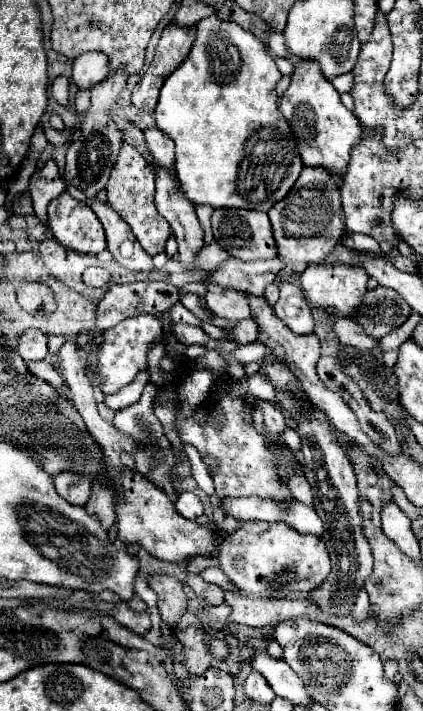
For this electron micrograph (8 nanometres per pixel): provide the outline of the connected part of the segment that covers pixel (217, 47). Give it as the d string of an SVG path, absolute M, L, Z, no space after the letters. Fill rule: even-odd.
M216 14L206 16L206 18L202 18L196 24L194 46L192 46L188 58L166 78L166 82L164 82L162 90L160 90L160 98L158 98L156 110L154 110L156 128L164 136L172 138L174 144L176 144L176 176L178 176L178 182L182 186L182 192L186 194L186 198L190 202L194 202L194 204L210 204L212 208L248 208L248 210L268 212L294 186L296 178L302 172L302 164L300 164L300 154L296 152L296 140L292 140L292 130L288 128L288 122L284 120L284 116L280 116L280 110L278 110L278 96L276 96L274 88L276 88L276 84L278 84L280 78L282 78L282 74L276 68L274 56L268 52L266 44L262 44L262 40L258 40L252 32L244 30L236 22L220 20ZM264 126L272 128L272 132L256 132L258 128L264 128Z

